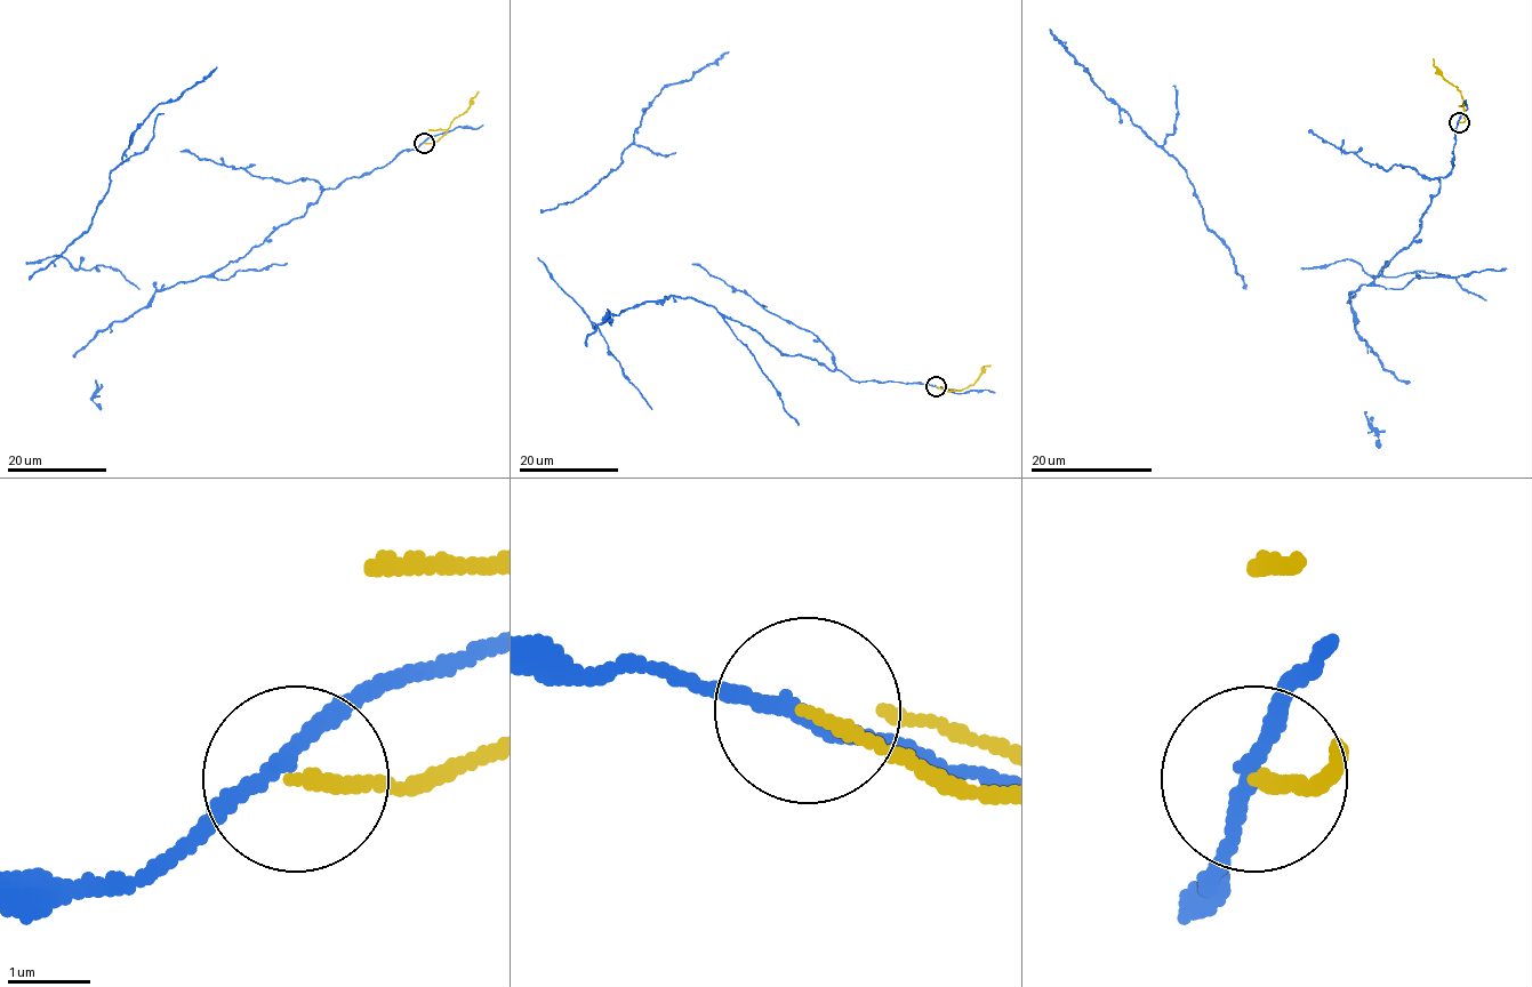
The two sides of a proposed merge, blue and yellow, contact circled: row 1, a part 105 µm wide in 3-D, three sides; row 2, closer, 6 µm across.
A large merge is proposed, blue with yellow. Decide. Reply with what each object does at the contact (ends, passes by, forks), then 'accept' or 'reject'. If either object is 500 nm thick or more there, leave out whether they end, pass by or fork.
blue passes by | yellow ends | reject

